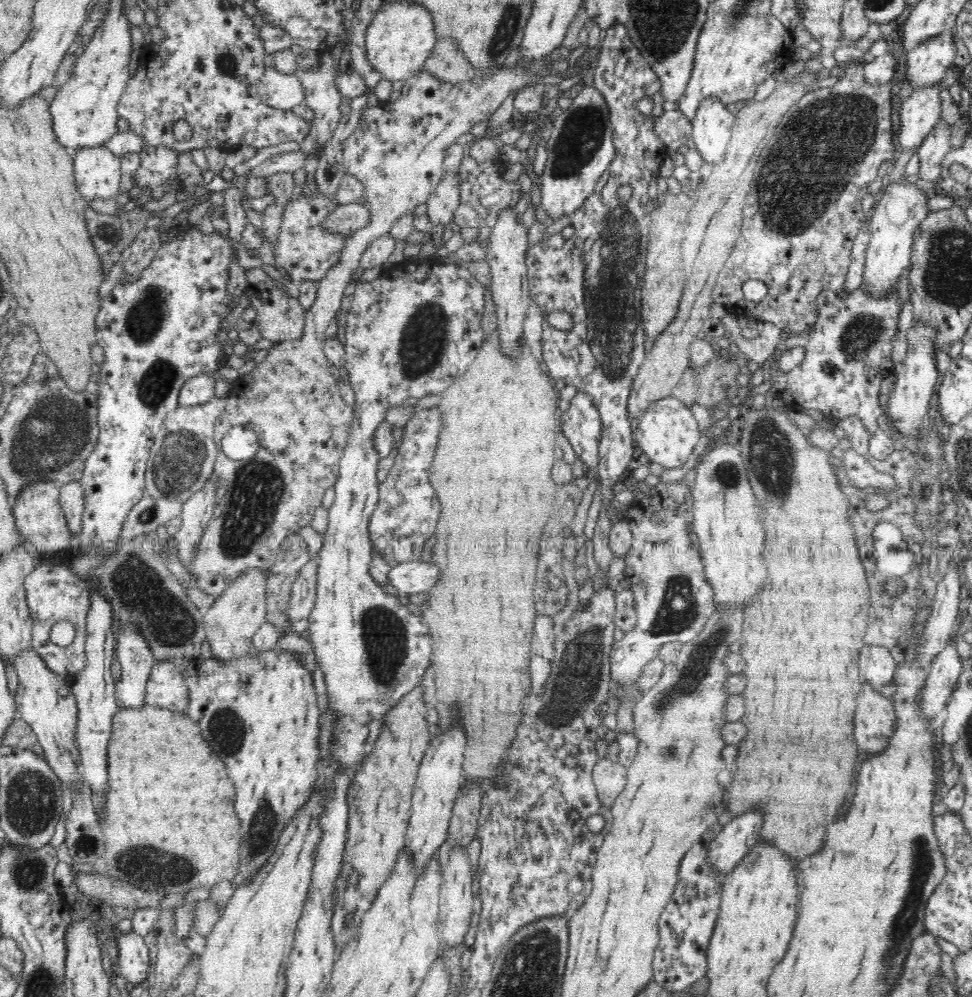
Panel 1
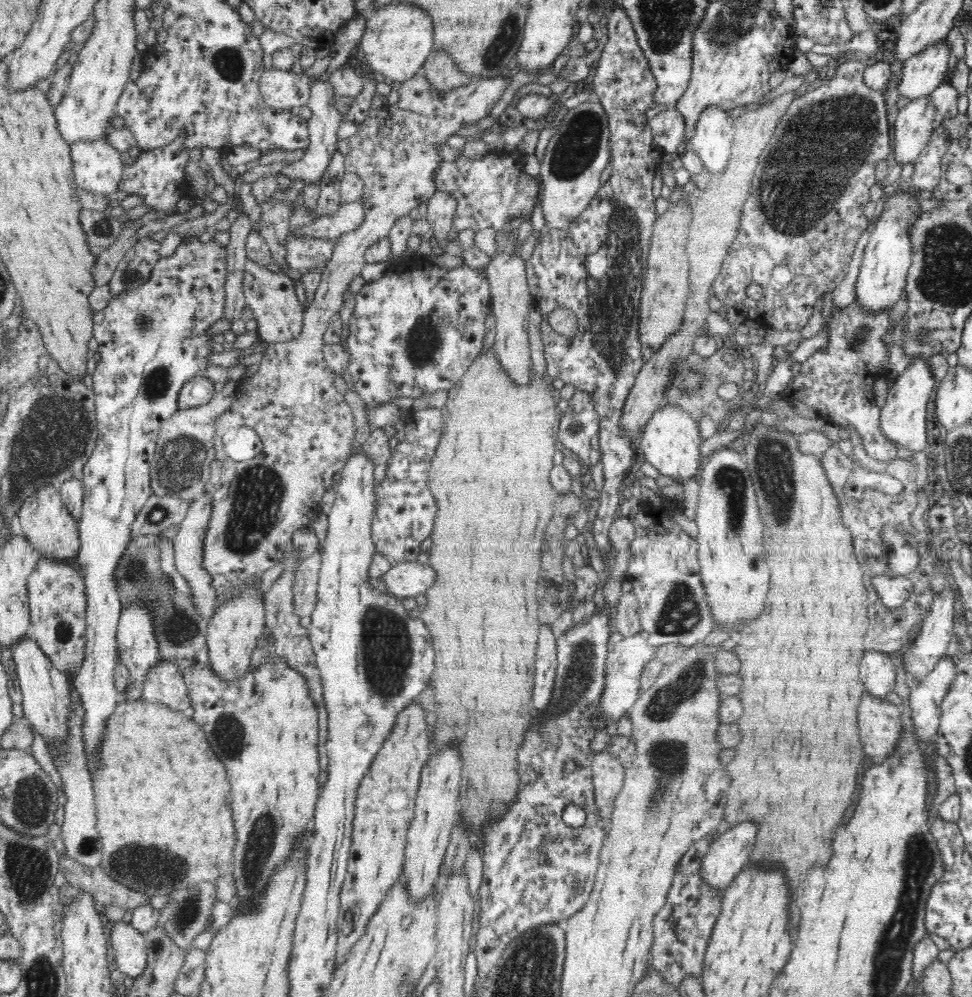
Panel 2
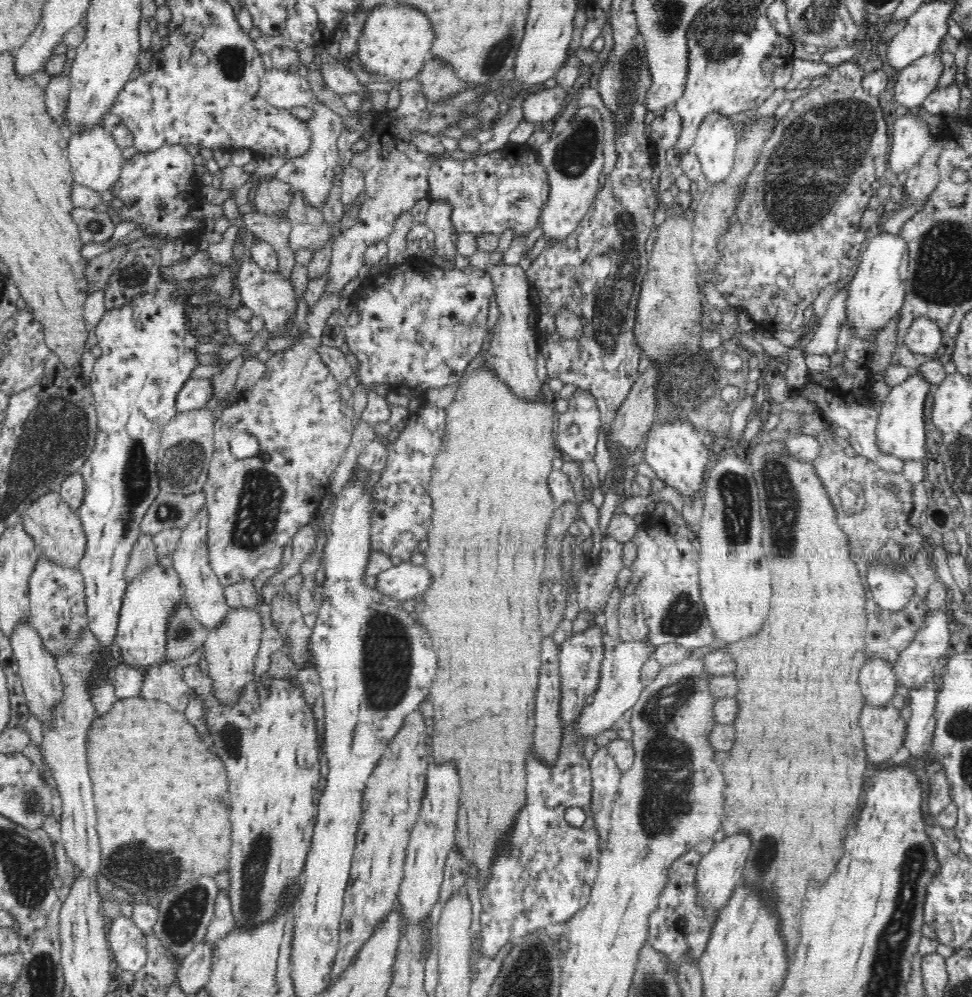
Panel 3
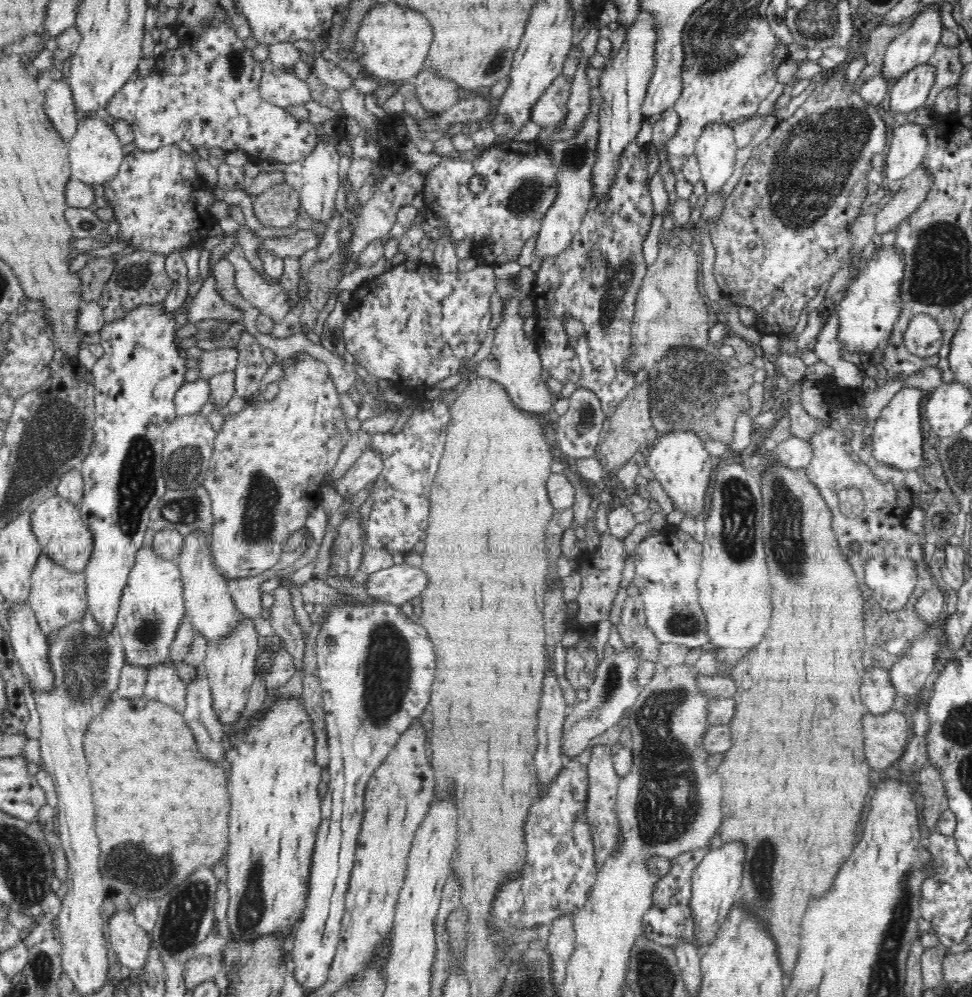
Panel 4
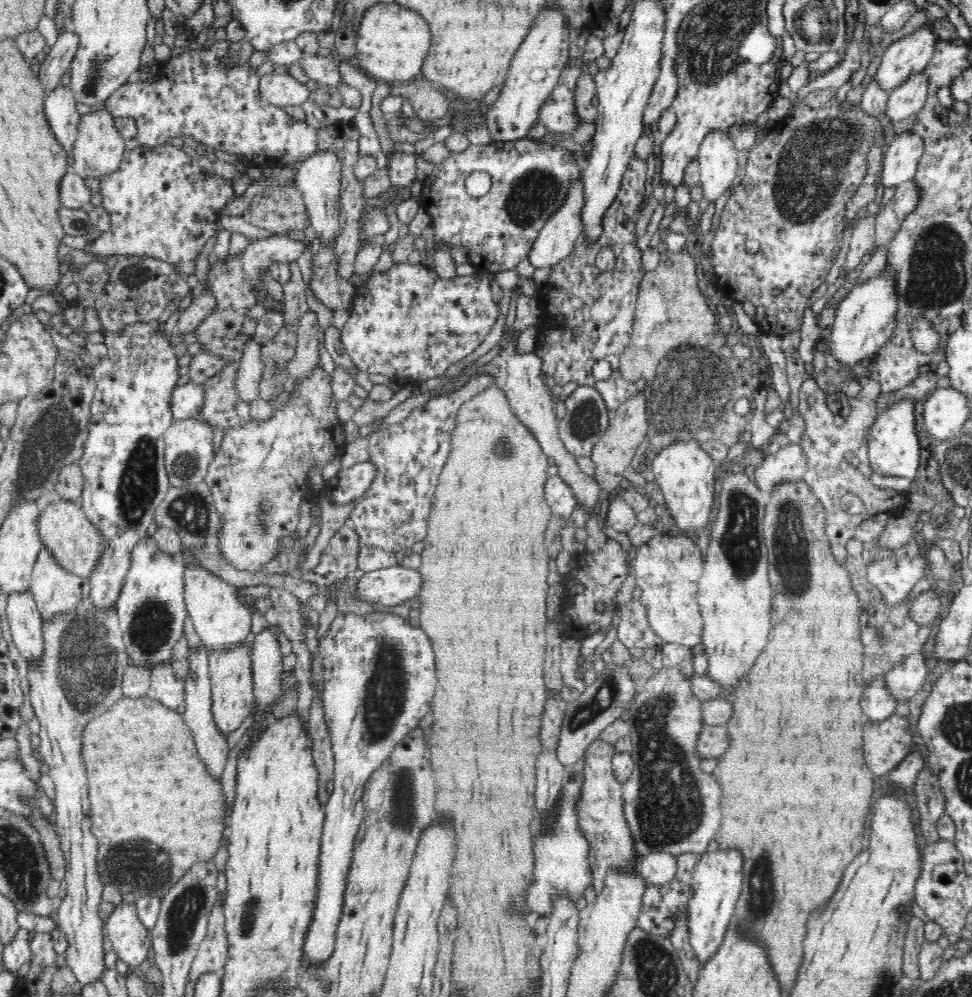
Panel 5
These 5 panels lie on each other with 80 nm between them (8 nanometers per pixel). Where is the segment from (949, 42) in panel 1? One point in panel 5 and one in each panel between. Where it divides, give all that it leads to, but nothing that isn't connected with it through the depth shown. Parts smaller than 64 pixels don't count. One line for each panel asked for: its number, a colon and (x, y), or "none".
2: (923, 72)
3: (919, 79)
4: (910, 92)
5: (909, 98)

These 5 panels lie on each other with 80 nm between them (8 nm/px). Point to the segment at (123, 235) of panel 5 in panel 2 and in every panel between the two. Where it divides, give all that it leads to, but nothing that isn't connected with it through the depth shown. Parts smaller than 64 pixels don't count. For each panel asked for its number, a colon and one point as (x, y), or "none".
2: (157, 175)
3: (159, 189)
4: (161, 203)

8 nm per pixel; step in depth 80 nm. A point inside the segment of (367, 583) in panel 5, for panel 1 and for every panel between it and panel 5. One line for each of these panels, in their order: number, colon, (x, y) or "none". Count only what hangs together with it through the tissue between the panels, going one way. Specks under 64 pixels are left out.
1: (416, 576)
2: (406, 579)
3: (404, 581)
4: (397, 584)

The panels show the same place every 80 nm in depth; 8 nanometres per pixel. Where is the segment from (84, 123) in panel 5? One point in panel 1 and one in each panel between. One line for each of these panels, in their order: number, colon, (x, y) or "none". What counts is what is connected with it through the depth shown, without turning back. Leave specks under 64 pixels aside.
1: (97, 172)
2: (97, 166)
3: (96, 161)
4: (95, 154)

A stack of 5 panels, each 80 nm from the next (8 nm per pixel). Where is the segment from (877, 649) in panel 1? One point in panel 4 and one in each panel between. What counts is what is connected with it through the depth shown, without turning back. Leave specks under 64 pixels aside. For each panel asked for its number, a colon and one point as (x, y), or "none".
2: (877, 670)
3: (878, 680)
4: (878, 694)

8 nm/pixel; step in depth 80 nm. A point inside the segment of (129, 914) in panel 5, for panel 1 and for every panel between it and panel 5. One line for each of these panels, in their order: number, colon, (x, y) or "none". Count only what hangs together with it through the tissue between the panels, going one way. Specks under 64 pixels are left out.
1: (133, 954)
2: (130, 952)
3: (128, 945)
4: (130, 942)

